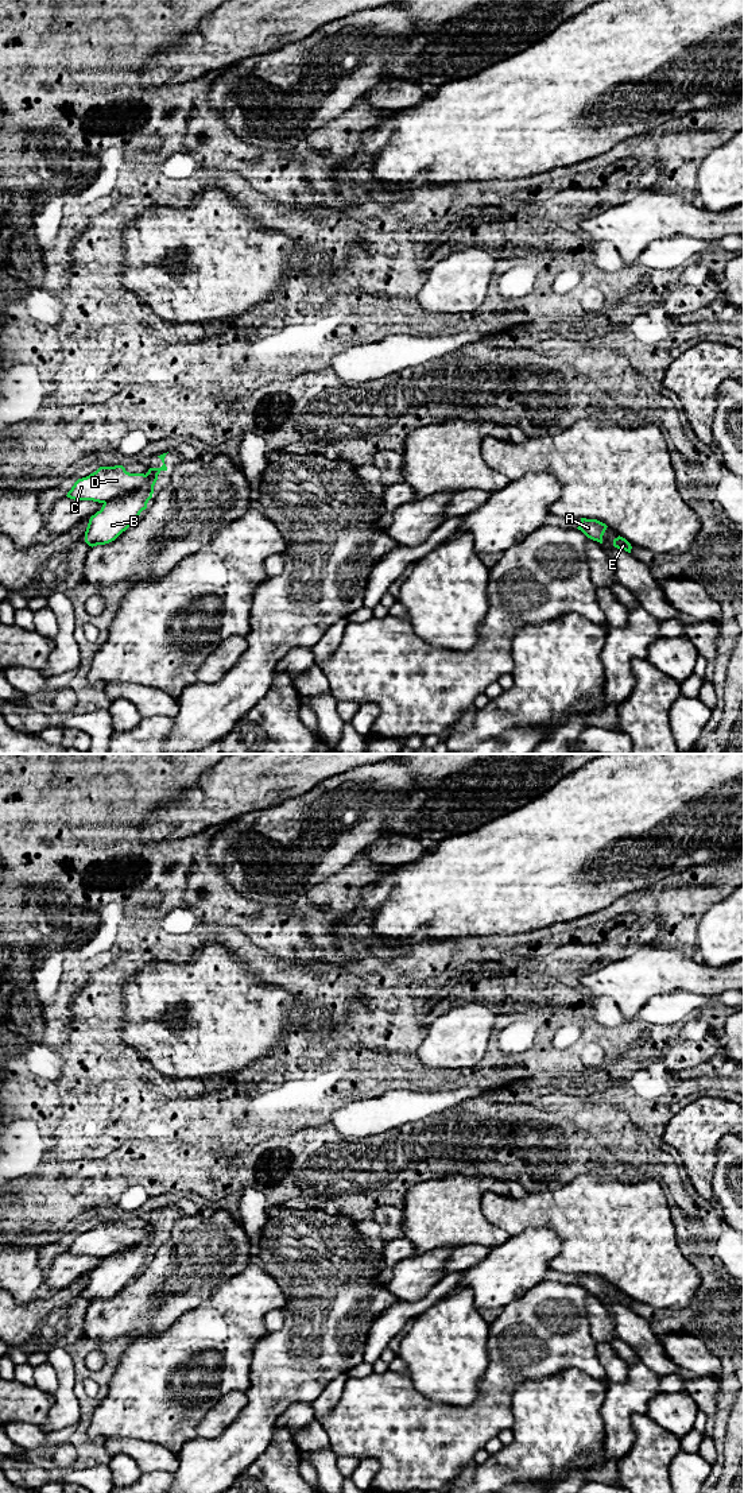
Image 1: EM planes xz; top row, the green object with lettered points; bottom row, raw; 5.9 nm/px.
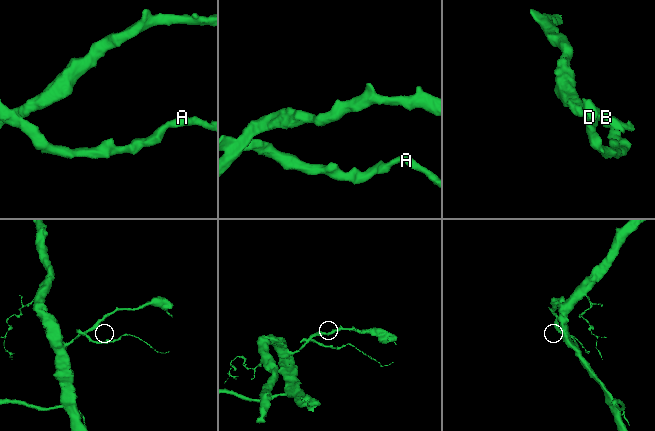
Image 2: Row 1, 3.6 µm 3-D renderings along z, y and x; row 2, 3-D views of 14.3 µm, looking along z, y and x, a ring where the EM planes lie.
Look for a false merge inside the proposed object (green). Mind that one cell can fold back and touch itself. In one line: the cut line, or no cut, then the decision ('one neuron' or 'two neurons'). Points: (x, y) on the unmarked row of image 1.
cut xz (147, 1229), (147, 1236), (142, 1241), (113, 1252), (104, 1259); two neurons

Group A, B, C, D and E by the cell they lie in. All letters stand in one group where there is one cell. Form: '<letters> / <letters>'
A C D E / B

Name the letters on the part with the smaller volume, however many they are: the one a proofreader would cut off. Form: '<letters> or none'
A, C, D, E

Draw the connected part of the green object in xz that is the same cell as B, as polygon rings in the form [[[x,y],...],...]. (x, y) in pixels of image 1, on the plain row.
[[[167,1208],[158,1211],[163,1221],[148,1225],[147,1237],[143,1242],[105,1257],[101,1265],[90,1272],[85,1287],[85,1297],[89,1301],[93,1303],[115,1296],[135,1277],[140,1268],[147,1264],[147,1258],[154,1249],[158,1230],[162,1226],[167,1226],[164,1219],[166,1210]]]

